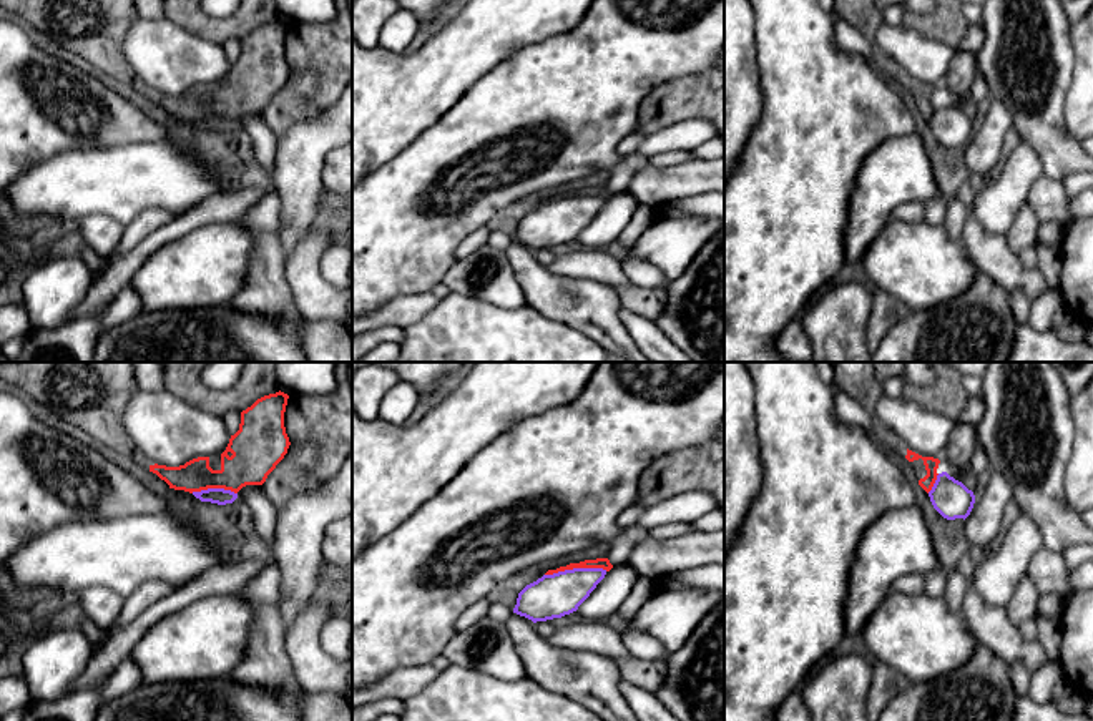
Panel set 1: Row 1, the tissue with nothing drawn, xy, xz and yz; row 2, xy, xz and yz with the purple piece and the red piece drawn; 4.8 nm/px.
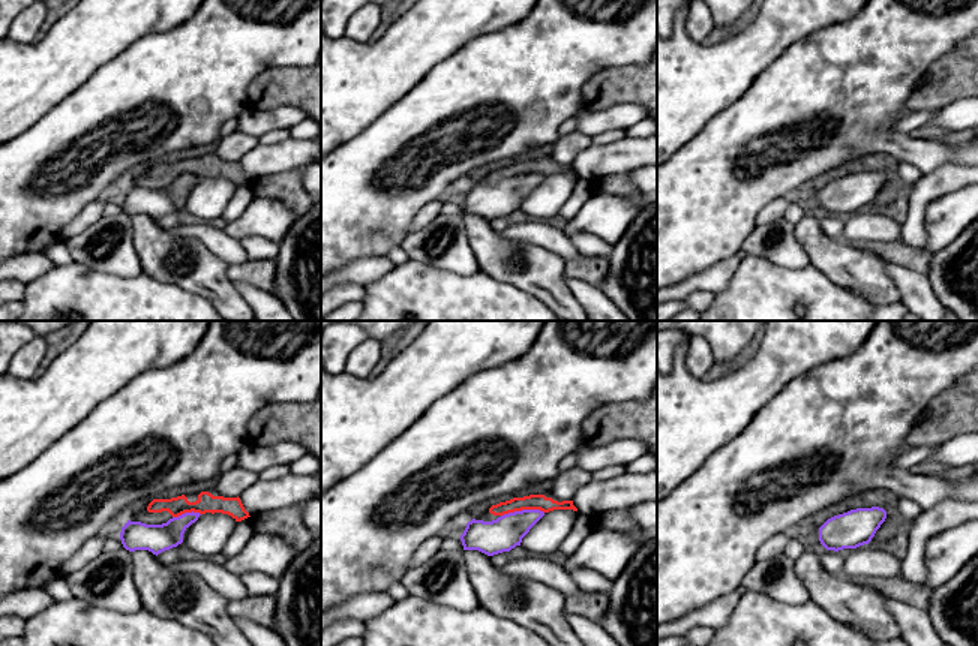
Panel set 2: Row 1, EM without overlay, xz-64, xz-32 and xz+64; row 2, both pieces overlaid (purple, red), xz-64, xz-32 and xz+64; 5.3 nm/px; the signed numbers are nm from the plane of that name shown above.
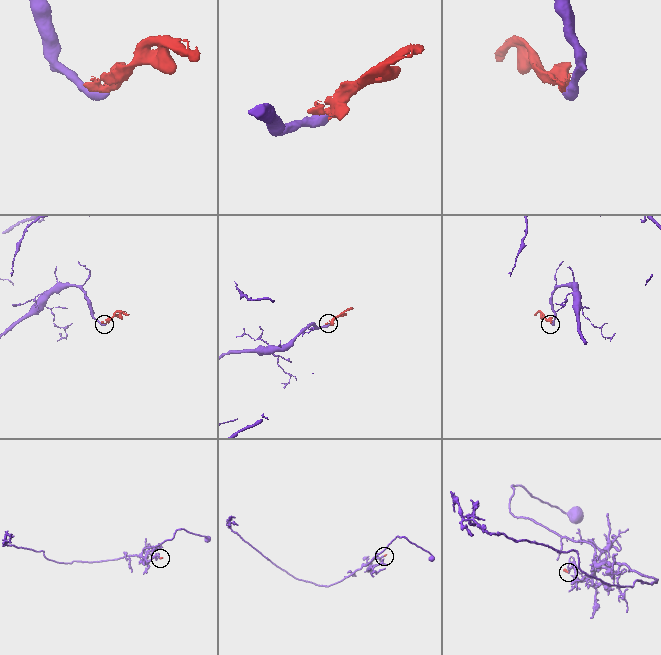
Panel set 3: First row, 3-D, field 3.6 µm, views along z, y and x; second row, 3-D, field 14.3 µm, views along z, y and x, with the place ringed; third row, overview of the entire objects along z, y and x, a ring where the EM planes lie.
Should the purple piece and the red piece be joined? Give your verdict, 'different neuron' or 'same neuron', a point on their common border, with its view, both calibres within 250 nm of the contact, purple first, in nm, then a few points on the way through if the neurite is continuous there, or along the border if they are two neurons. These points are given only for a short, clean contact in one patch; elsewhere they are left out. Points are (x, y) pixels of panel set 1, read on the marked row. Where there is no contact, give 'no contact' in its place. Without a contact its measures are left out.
different neuron | xz (575, 568) | 220/50 nm | along xz (607, 570), (565, 568), (545, 575)

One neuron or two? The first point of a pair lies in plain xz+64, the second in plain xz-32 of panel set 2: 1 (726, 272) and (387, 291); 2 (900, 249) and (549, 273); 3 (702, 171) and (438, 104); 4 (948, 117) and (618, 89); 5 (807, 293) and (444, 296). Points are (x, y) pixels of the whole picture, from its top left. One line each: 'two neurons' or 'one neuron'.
1: two neurons
2: two neurons
3: one neuron
4: two neurons
5: one neuron

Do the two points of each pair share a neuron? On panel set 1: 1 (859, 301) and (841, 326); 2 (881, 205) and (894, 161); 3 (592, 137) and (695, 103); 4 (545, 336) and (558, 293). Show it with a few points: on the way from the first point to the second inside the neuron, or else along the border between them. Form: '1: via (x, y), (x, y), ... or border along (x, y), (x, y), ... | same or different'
1: via (852, 308), (841, 319) | same
2: via (881, 195), (881, 186), (894, 171) | same
3: border along (656, 87), (640, 103), (637, 130) | different
4: border along (525, 304), (587, 334) | different

